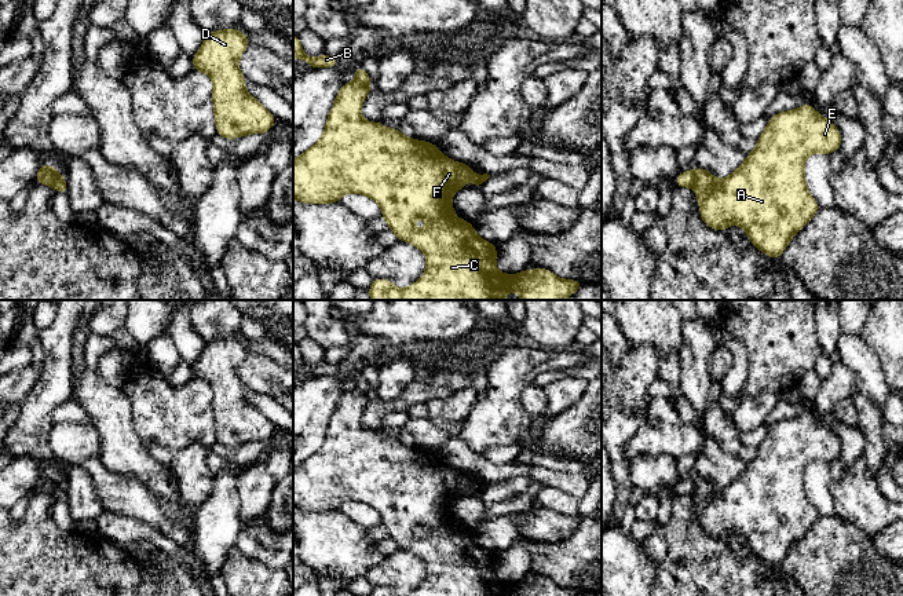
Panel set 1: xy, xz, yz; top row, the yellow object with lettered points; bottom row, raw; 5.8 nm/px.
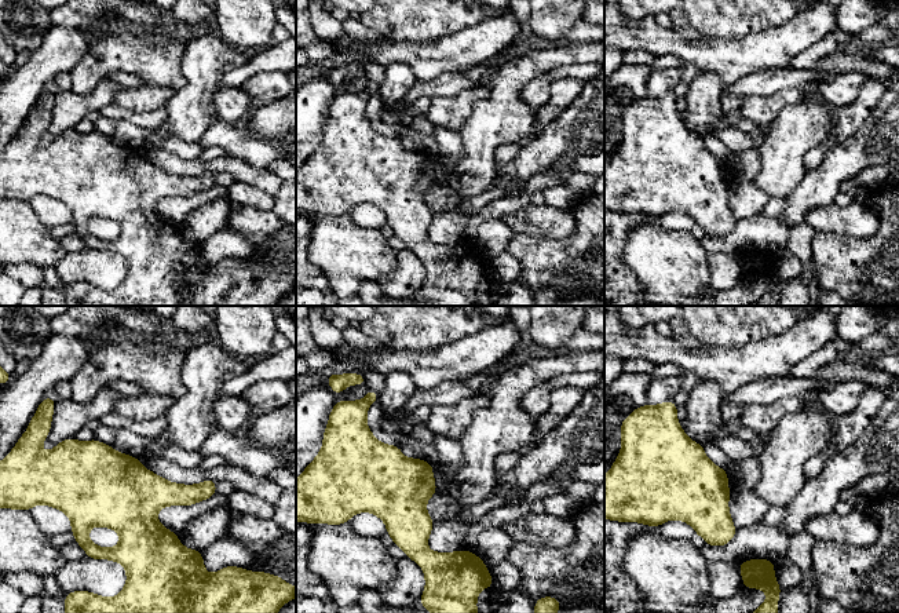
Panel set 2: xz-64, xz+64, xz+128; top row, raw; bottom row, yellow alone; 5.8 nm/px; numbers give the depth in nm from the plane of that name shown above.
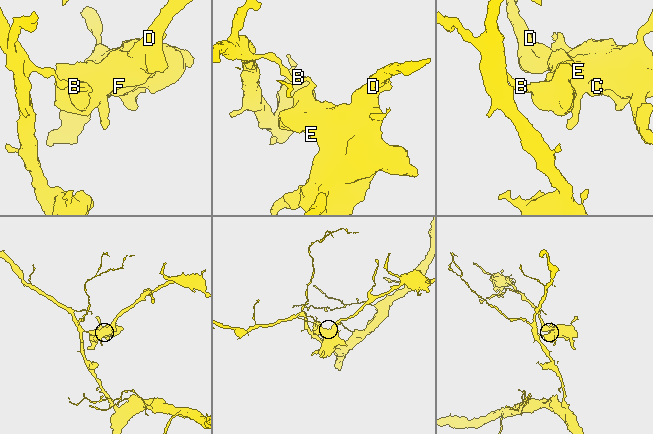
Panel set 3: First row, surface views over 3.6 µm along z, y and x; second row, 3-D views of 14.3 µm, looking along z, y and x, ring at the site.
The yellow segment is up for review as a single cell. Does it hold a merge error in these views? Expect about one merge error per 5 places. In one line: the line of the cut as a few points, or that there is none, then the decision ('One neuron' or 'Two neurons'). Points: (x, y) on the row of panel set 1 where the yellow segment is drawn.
Split along yz (691, 171), (694, 186). Two neurons

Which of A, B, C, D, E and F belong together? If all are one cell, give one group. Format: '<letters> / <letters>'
A C D E F / B

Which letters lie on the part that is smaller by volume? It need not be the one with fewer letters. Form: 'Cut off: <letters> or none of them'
Cut off: A, C, D, E, F

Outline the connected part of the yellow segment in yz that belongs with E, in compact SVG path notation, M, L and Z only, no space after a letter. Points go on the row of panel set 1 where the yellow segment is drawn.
M811 103L768 118L756 149L725 179L694 168L701 219L713 230L741 226L752 244L780 259L790 240L816 215L819 205L805 183L805 158L841 149L841 134Z

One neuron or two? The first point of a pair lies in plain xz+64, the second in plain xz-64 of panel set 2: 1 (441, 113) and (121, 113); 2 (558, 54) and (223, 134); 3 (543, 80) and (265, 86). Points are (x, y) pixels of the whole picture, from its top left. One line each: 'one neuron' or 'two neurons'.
1: two neurons
2: two neurons
3: two neurons

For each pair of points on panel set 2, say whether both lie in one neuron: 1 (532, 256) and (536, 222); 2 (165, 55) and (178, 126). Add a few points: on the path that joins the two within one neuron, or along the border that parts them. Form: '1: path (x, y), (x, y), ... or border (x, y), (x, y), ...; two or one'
1: border (515, 232), (566, 239); two
2: border (182, 58), (181, 73), (185, 83), (175, 91); two

